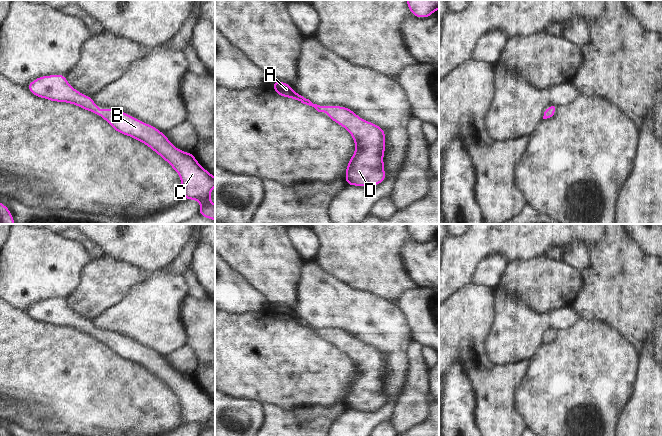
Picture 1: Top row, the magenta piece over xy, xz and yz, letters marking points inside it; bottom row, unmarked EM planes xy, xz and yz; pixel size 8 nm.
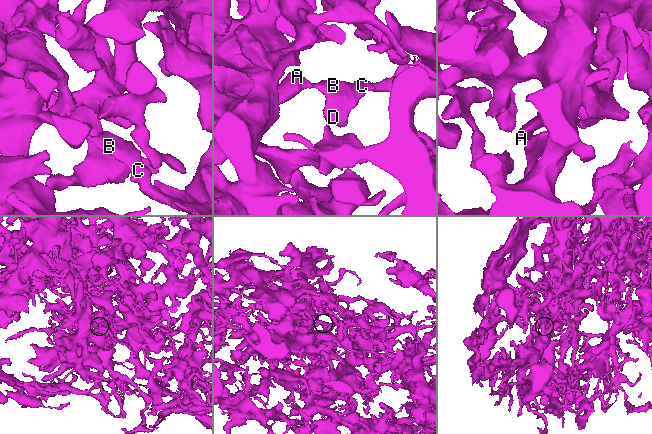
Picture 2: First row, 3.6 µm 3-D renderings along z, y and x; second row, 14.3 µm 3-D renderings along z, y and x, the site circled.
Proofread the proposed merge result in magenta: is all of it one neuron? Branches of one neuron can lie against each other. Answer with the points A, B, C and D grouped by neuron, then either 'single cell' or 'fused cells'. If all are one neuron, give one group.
A B C D; single cell

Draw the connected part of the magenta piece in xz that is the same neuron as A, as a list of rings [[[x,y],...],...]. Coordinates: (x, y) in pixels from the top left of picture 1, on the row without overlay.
[[[276,304],[272,307],[272,311],[279,320],[312,330],[318,336],[325,336],[332,345],[351,358],[356,373],[345,395],[345,405],[348,409],[376,410],[387,402],[383,384],[386,373],[386,359],[383,352],[364,344],[347,331],[313,328],[305,320],[295,316],[286,306]]]

